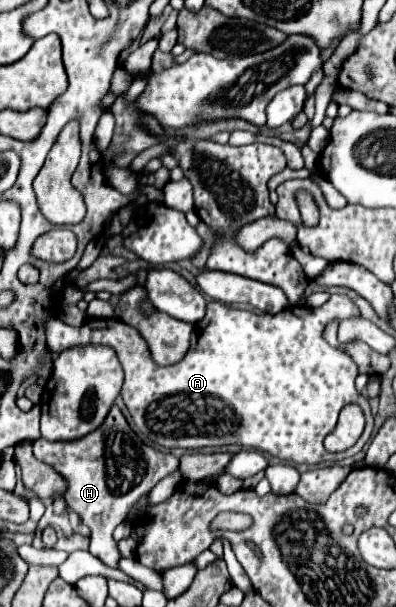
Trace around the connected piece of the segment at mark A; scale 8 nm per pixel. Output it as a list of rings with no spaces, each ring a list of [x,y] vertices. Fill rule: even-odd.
[[[342,294],[330,296],[330,300],[320,308],[300,308],[292,306],[278,314],[256,314],[250,310],[240,310],[226,306],[222,302],[210,302],[206,316],[196,324],[192,334],[190,350],[184,360],[174,366],[154,366],[150,358],[150,350],[146,350],[146,342],[138,330],[124,324],[116,318],[92,318],[84,322],[84,326],[74,328],[66,326],[60,318],[48,318],[44,322],[46,344],[54,354],[76,346],[76,344],[108,344],[116,350],[118,360],[124,368],[124,386],[122,398],[130,410],[136,426],[158,446],[164,448],[204,448],[204,446],[224,446],[224,444],[240,444],[246,448],[256,448],[268,452],[284,462],[292,464],[320,464],[320,462],[338,462],[350,458],[362,450],[368,442],[374,426],[374,418],[370,414],[368,398],[360,394],[354,386],[354,378],[358,376],[358,368],[346,354],[328,346],[322,338],[322,330],[326,322],[346,320],[352,316],[360,316],[356,304]],[[346,404],[358,404],[366,416],[366,428],[358,442],[344,452],[328,452],[324,448],[324,438],[336,426],[338,414]]]

